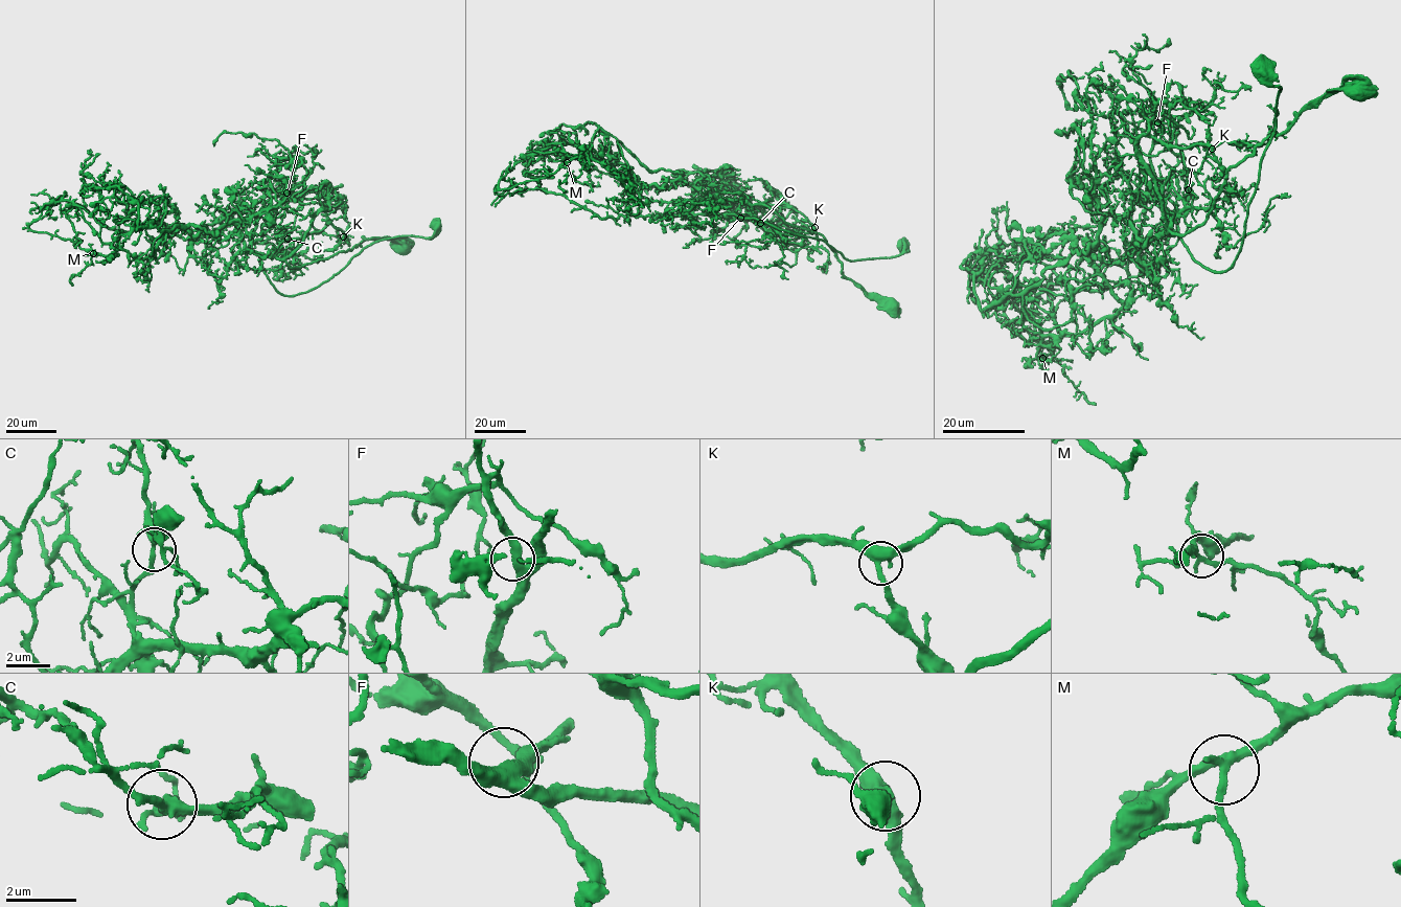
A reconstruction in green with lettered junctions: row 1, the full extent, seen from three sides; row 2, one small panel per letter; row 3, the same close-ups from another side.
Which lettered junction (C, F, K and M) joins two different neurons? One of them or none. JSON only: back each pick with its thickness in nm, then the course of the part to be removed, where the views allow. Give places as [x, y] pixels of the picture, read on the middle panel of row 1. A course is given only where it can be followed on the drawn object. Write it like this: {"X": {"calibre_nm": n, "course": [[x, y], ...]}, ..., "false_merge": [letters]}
{"C": {"calibre_nm": 240, "course": [[760, 223], [720, 214], [734, 218], [722, 197], [675, 203], [643, 198], [624, 175], [593, 155], [548, 159]]}, "false_merge": ["C"]}

